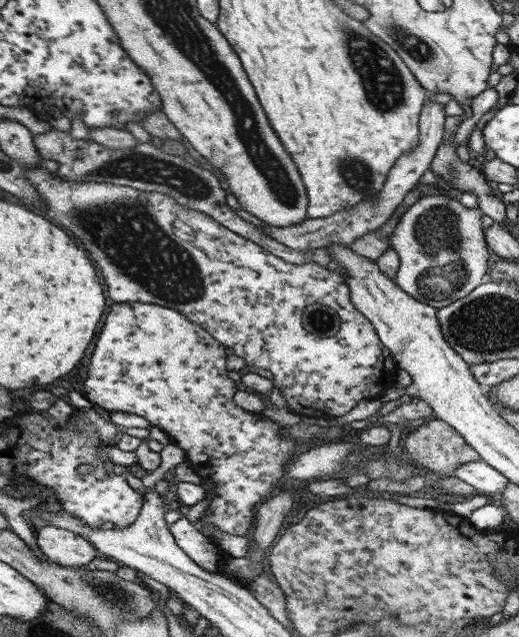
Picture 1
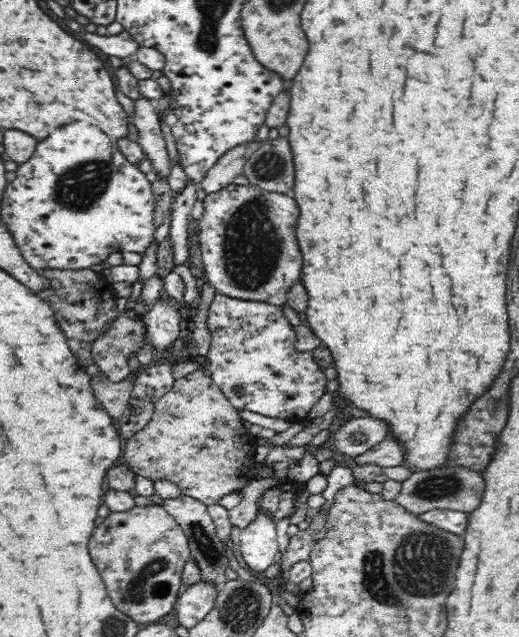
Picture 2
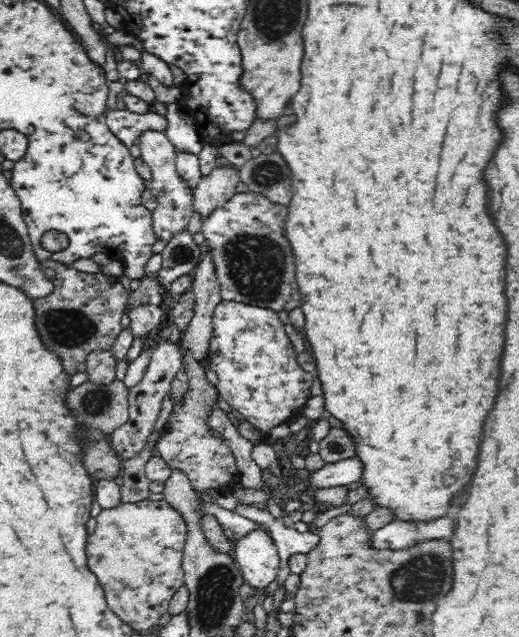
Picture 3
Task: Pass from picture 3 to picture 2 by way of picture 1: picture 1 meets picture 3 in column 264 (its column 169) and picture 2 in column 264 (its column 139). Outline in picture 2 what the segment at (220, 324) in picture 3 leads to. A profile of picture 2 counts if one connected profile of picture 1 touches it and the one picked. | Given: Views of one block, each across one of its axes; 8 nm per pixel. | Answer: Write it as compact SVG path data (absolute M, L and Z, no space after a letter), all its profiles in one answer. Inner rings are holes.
M217 292L209 306L207 323L211 332L211 346L204 369L234 408L289 423L306 420L308 412L326 394L326 379L323 370L314 362L312 352L296 349L294 326L282 315L281 307L266 302L230 298Z

